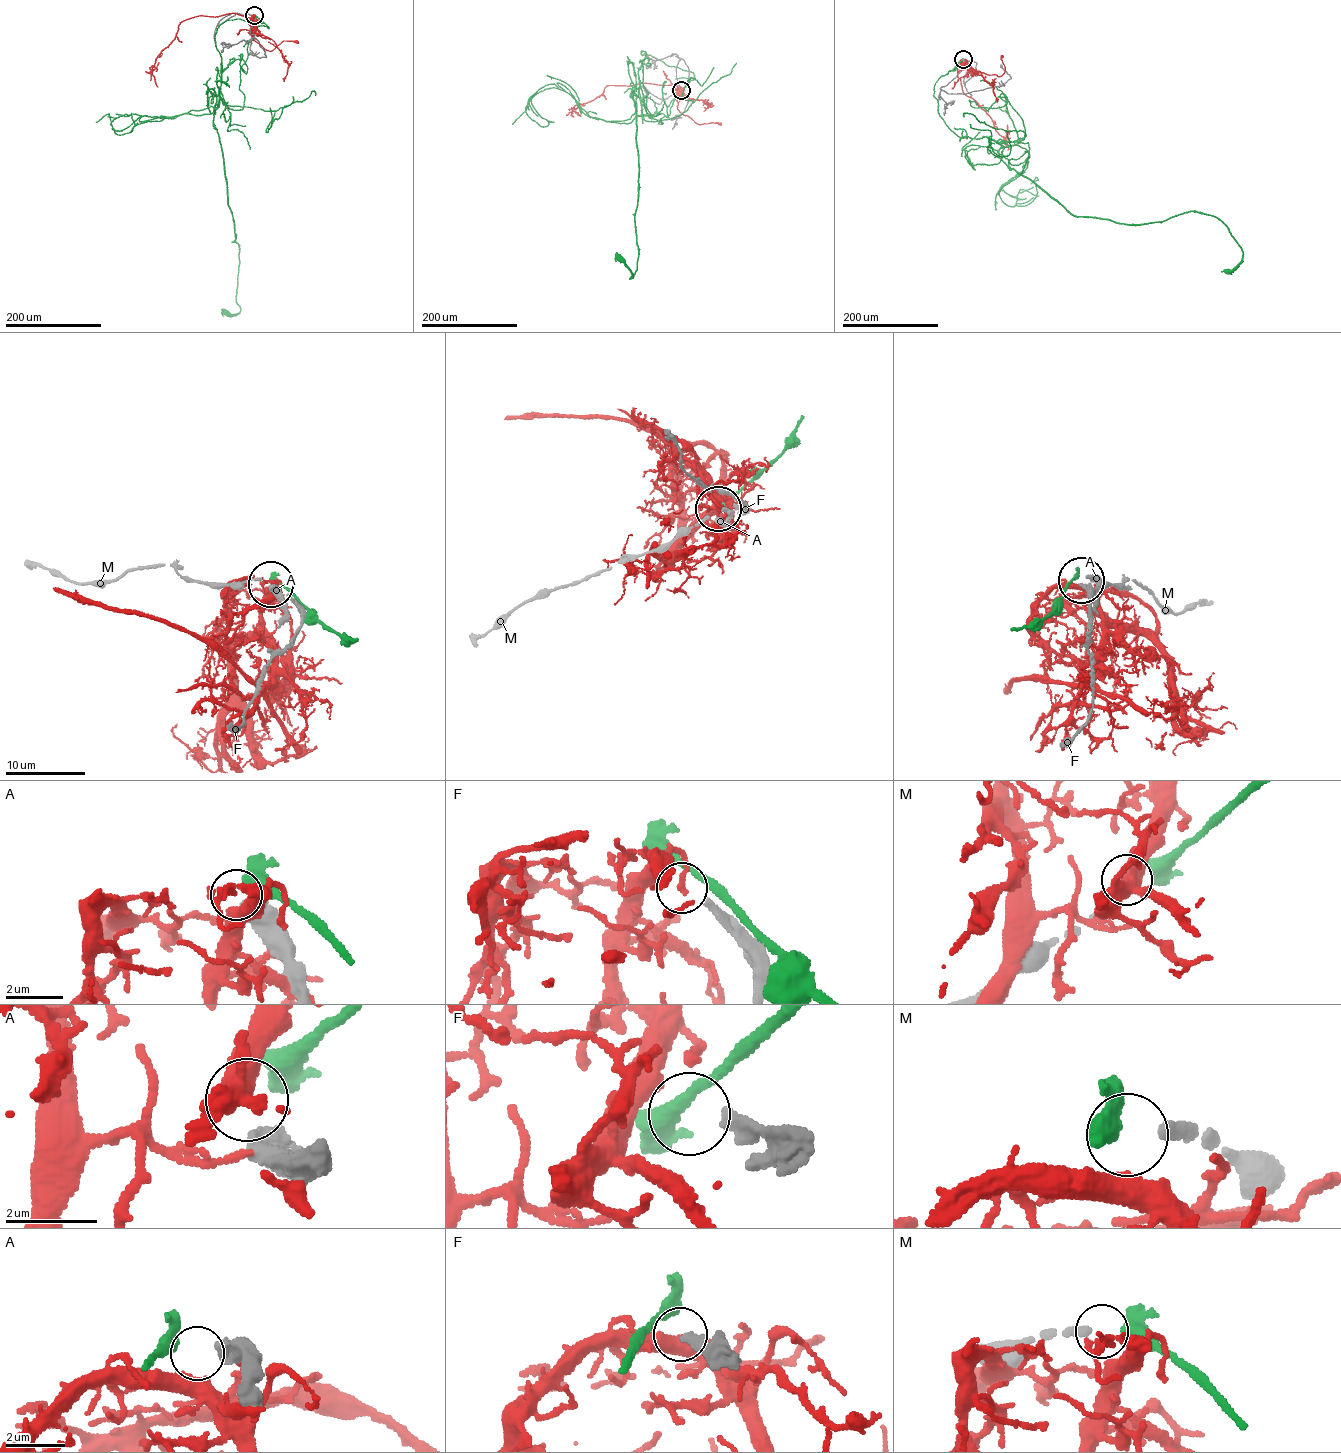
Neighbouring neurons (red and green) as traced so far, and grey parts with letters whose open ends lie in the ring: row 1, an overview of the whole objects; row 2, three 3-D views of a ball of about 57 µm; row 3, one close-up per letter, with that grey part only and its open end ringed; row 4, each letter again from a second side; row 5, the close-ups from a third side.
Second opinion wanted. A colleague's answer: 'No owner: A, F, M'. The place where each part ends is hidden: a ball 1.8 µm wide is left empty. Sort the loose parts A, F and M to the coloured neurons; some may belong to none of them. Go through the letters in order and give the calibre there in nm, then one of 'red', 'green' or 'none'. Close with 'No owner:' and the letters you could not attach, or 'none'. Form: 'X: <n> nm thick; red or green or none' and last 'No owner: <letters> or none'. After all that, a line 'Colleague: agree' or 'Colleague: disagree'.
A: 650 nm thick; none
F: 320 nm thick; none
M: 280 nm thick; green
No owner: A, F
Colleague: disagree

